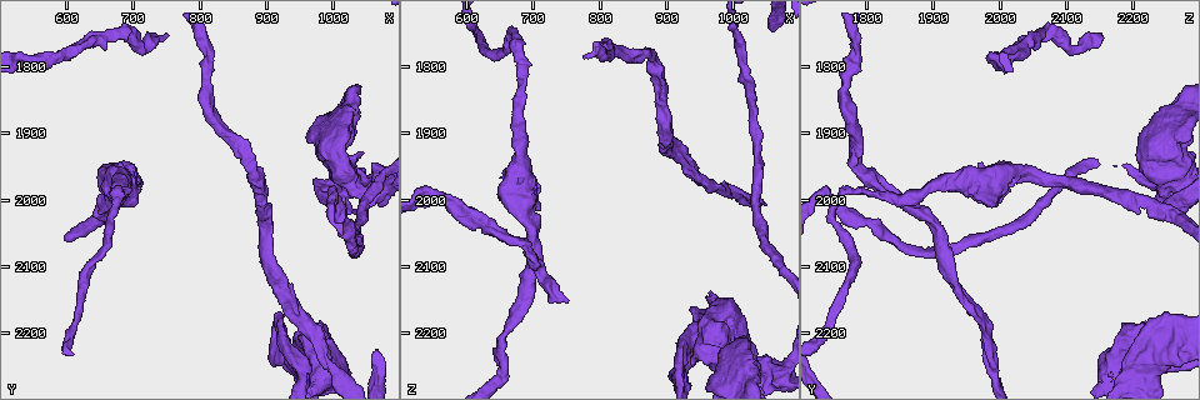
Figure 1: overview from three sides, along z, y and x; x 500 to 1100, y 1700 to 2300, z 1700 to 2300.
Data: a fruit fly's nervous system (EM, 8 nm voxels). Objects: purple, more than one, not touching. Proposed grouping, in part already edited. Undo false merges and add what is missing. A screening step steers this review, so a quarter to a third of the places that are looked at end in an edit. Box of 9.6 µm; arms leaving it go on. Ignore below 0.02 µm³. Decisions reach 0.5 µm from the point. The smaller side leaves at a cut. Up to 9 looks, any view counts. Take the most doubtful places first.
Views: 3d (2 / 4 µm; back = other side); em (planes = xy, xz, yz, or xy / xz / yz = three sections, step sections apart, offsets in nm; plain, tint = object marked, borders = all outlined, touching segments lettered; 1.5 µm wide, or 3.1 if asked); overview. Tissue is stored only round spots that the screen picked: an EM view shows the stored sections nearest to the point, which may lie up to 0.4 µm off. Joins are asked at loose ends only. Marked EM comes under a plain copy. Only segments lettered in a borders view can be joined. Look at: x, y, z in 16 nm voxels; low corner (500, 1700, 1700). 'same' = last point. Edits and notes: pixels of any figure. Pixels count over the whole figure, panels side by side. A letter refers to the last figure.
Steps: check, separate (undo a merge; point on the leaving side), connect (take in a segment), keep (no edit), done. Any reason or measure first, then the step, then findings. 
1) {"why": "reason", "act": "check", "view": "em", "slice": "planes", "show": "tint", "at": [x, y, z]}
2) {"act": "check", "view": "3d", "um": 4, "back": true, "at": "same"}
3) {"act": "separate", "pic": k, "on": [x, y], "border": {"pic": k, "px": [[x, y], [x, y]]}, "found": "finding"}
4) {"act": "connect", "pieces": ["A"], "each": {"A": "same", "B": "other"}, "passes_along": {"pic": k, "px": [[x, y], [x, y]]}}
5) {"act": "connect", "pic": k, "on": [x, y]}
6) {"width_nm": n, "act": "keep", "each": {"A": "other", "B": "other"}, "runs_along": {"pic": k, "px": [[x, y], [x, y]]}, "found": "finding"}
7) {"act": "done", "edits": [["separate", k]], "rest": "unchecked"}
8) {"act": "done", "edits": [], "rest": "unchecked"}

{"why": "branch stops here", "act": "check", "view": "em", "slice": "xz", "step": 4, "show": "borders", "at": [755, 1750, 2150]}

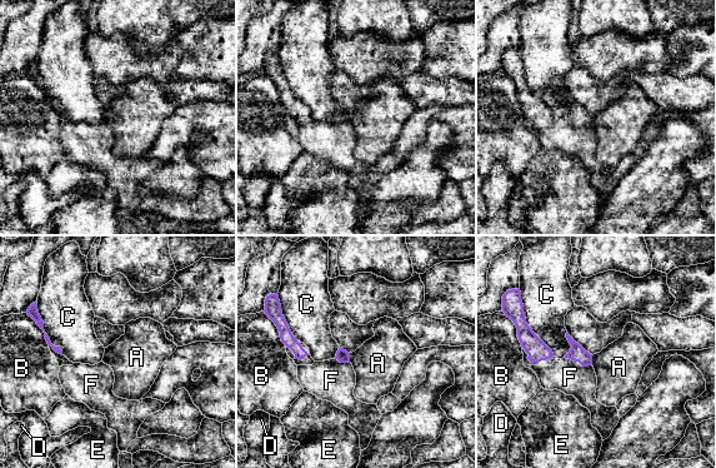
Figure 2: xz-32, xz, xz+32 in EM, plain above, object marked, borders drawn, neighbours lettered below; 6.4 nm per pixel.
{"longest_contact_nm": ["C", 380], "act": "connect", "pic": 2, "on": [570, 377], "each": {"A": "other", "B": "other", "C": "other", "D": "other", "E": "other", "F": "same"}, "found": "the cell continues"}

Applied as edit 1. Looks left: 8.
{"why": "thick turns thin", "act": "check", "view": "3d", "um": 4, "at": [685, 1970, 1925]}

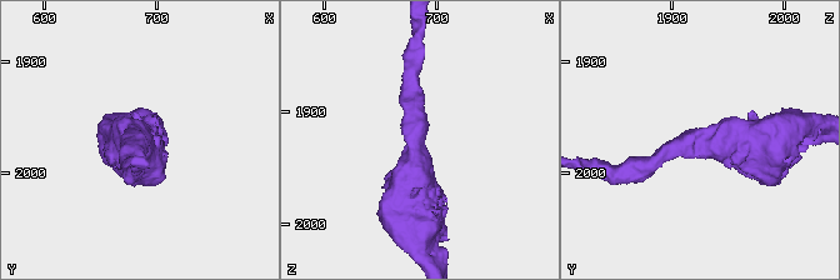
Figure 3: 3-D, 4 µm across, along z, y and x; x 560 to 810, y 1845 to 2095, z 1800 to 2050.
{"arm_widths_nm": [260, 700], "act": "check", "view": "em", "slice": "yz", "step": 8, "show": "borders", "at": [680, 1976, 1922]}

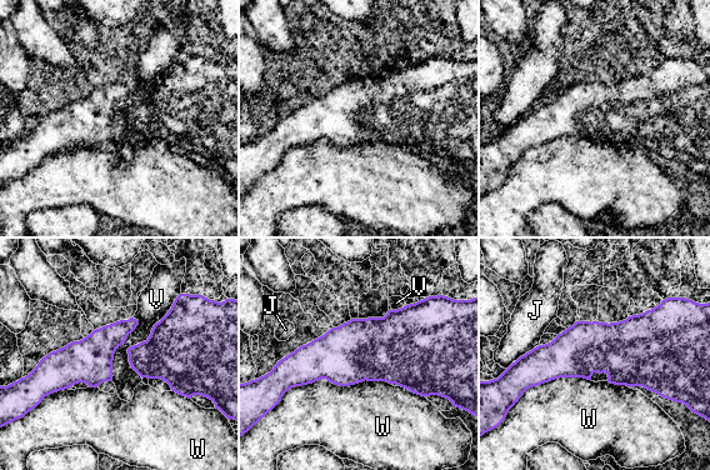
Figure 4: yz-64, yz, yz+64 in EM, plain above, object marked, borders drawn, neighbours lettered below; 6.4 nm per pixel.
{"act": "keep", "each": {"J": "other", "V": "other", "W": "other"}, "border": {"pic": 4, "px": [[176, 296], [128, 349], [141, 378]]}, "found": "continuous, no second cell"}

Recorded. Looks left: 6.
{"why": "looks like a crossing", "act": "check", "view": "3d", "um": 4, "at": [1000, 1880, 2270]}

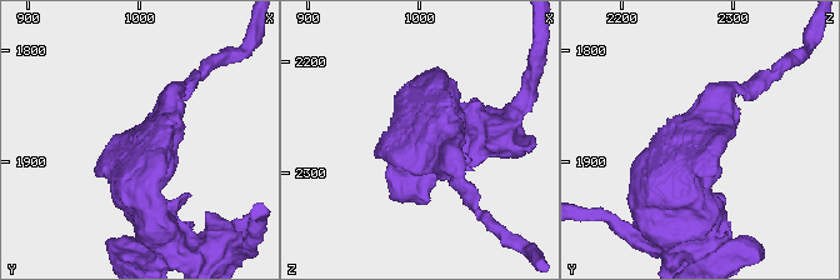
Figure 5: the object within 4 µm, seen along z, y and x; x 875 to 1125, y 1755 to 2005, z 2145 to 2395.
{"why": "now the EM", "act": "check", "view": "em", "slice": "yz", "step": 8, "show": "tint", "at": [1000, 1884, 2272]}

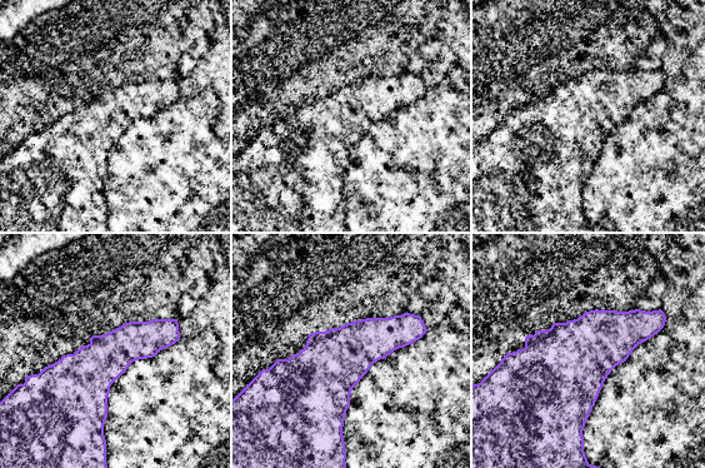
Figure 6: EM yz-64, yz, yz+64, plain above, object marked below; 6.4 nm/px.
{"why": "another direction", "act": "check", "view": "em", "slice": "xz", "step": 8, "show": "borders", "at": "same"}

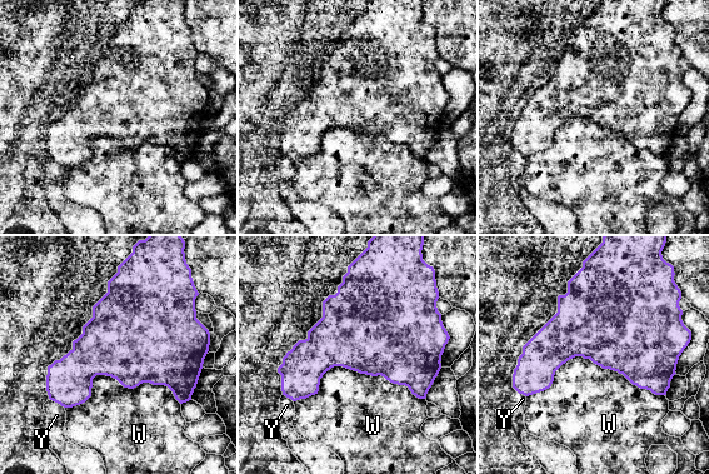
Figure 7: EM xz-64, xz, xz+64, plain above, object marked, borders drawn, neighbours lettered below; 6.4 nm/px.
{"act": "keep", "each": {"W": "other", "Y": "other"}, "border": {"pic": 7, "px": [[424, 399], [331, 367], [294, 402]]}, "found": "one cell here"}

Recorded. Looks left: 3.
{"act": "done", "edits": [["connect", 2]], "rest": "unchecked"}

